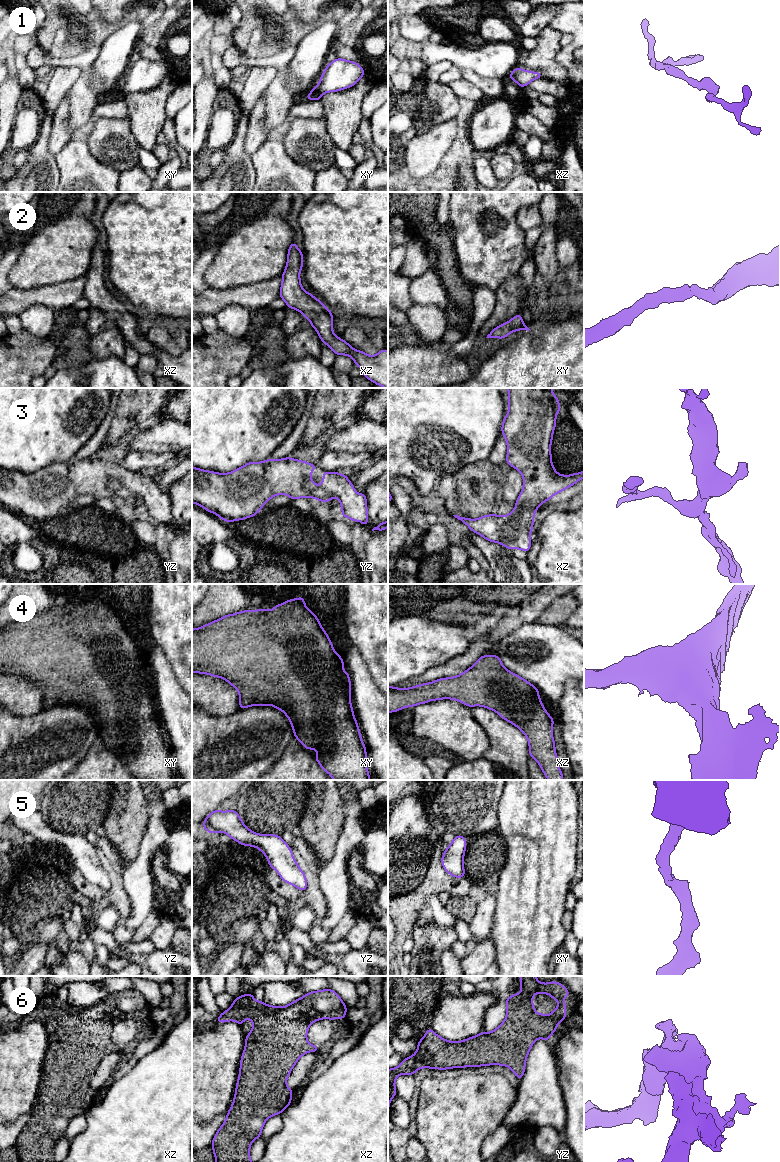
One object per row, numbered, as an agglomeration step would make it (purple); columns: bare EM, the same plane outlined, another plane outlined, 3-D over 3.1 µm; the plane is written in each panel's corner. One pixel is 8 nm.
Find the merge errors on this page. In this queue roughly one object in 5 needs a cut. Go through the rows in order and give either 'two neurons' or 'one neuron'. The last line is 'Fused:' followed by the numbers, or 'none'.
1: one neuron
2: one neuron
3: one neuron
4: one neuron
5: one neuron
6: one neuron
Fused: none

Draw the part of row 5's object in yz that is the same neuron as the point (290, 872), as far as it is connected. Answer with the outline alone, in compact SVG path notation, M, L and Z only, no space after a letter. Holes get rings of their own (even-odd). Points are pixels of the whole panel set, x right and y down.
M235 810L212 811L204 819L203 828L211 834L225 833L243 846L258 848L266 856L269 867L276 870L284 882L305 892L306 875L293 858L292 849L280 835L253 832Z

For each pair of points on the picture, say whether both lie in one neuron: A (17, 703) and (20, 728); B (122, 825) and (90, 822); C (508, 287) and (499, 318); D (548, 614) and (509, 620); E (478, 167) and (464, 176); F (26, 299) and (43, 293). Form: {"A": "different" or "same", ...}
{"A": "different", "B": "different", "C": "same", "D": "different", "E": "different", "F": "same"}

